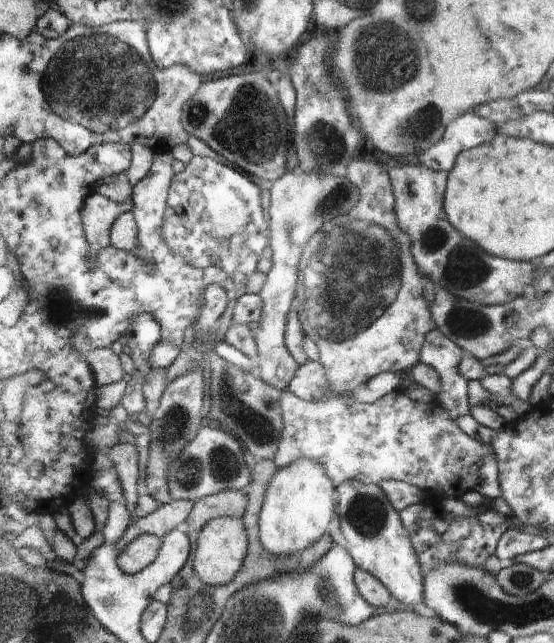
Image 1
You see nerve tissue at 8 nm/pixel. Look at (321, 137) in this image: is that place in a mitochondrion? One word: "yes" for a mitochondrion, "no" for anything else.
yes

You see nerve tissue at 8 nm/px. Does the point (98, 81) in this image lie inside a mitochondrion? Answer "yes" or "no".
yes

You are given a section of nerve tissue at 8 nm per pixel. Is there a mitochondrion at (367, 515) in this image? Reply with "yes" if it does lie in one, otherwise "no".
yes

